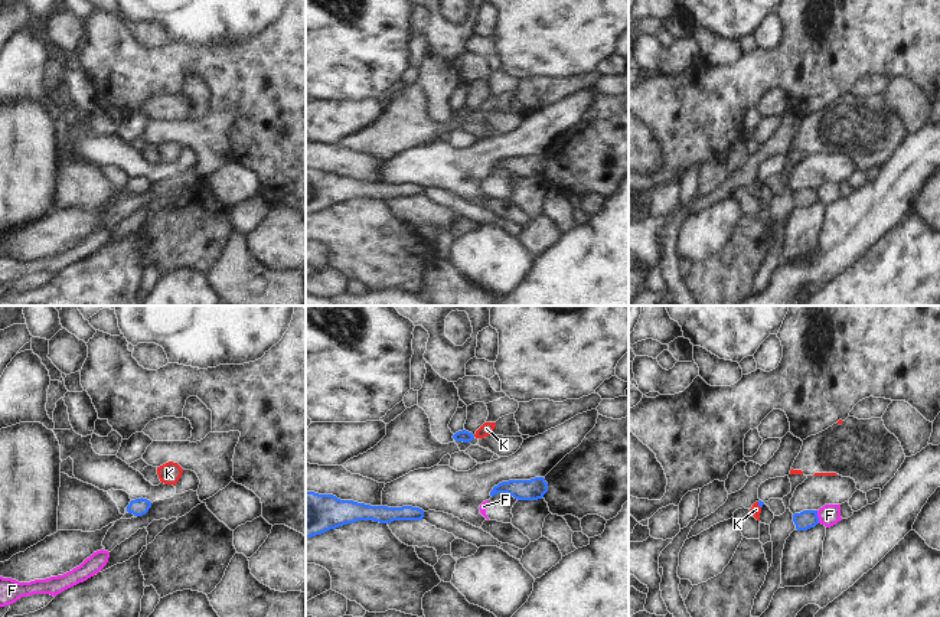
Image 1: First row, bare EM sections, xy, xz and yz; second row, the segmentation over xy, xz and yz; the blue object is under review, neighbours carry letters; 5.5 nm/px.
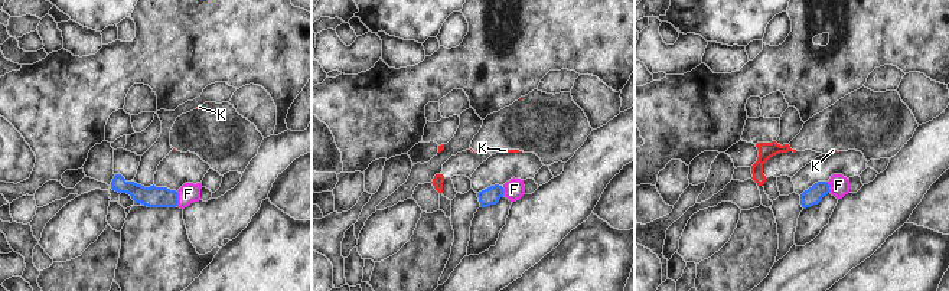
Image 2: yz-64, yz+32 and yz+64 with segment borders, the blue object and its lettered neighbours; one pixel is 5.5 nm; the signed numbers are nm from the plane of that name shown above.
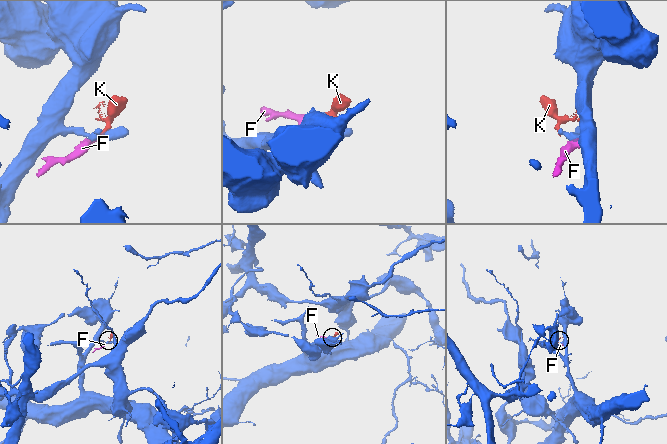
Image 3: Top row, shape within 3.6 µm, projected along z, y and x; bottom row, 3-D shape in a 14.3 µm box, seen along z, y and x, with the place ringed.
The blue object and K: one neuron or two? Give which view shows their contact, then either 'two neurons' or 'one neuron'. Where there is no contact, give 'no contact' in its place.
contact in yz; two neurons

